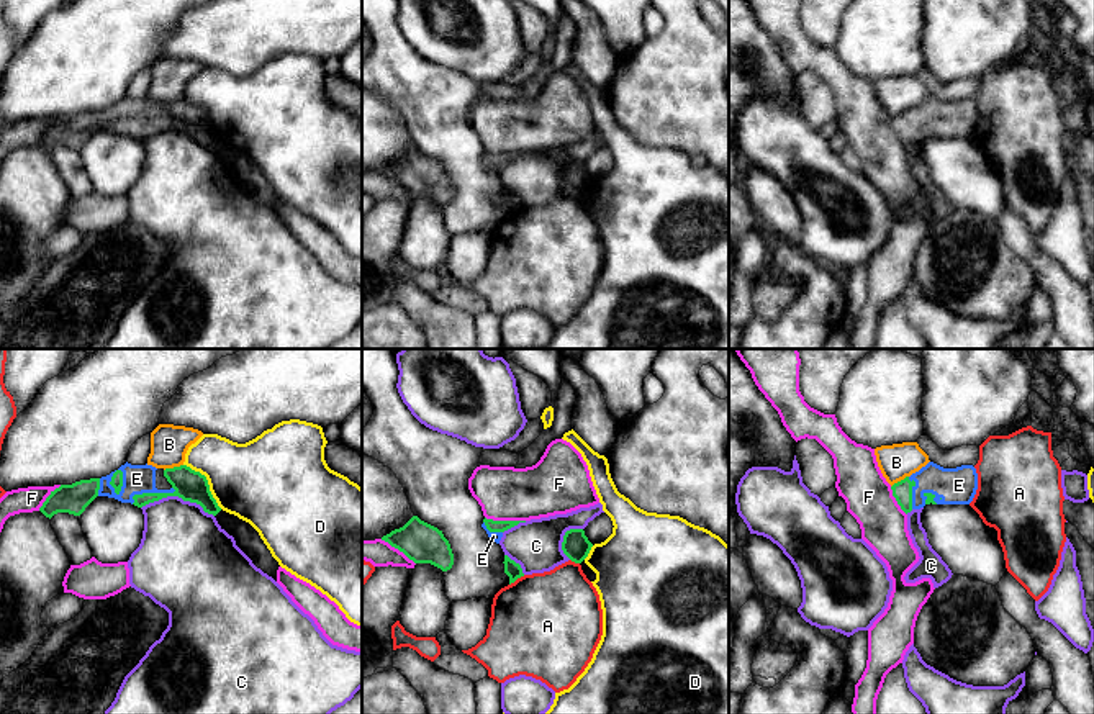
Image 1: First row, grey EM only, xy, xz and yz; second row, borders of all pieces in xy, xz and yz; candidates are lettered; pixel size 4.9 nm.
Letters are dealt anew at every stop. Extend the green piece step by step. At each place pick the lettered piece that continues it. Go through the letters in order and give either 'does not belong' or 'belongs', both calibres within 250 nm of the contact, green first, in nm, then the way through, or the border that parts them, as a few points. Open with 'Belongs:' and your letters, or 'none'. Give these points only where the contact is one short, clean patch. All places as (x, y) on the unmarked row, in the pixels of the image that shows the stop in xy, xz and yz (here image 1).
Belongs: E
A: does not belong | 80/480 nm
B: does not belong | 150/190 nm
C: does not belong | 150/400 nm
D: does not belong | 150/400 nm
E: belongs | 60/140 nm
F: does not belong | 60/280 nm

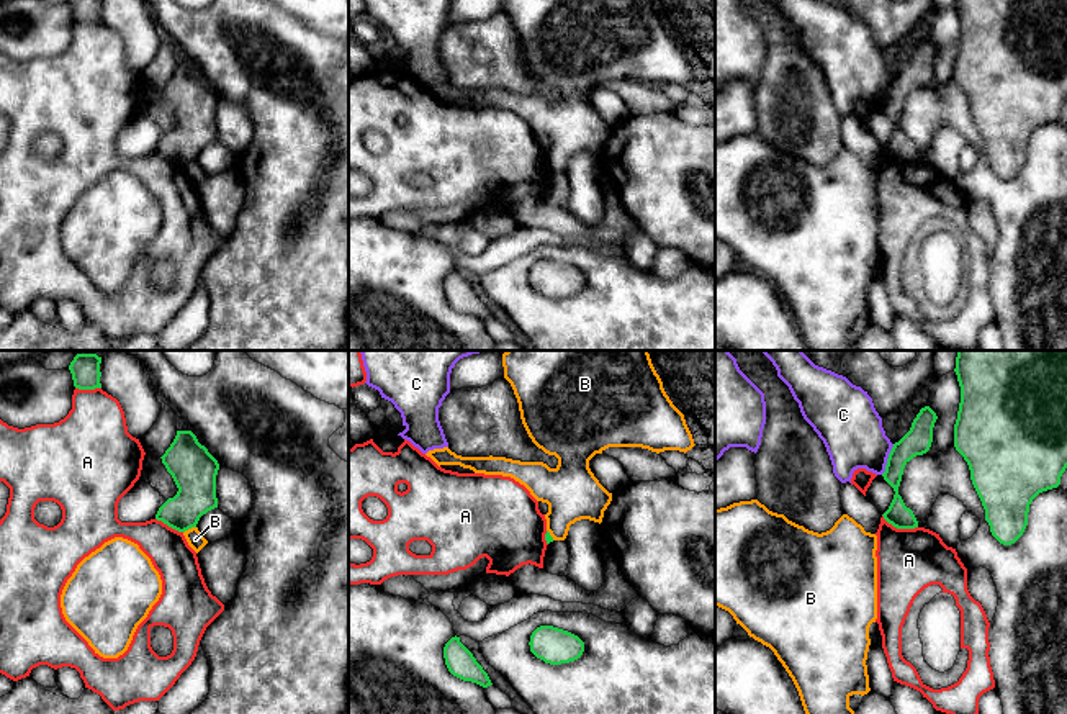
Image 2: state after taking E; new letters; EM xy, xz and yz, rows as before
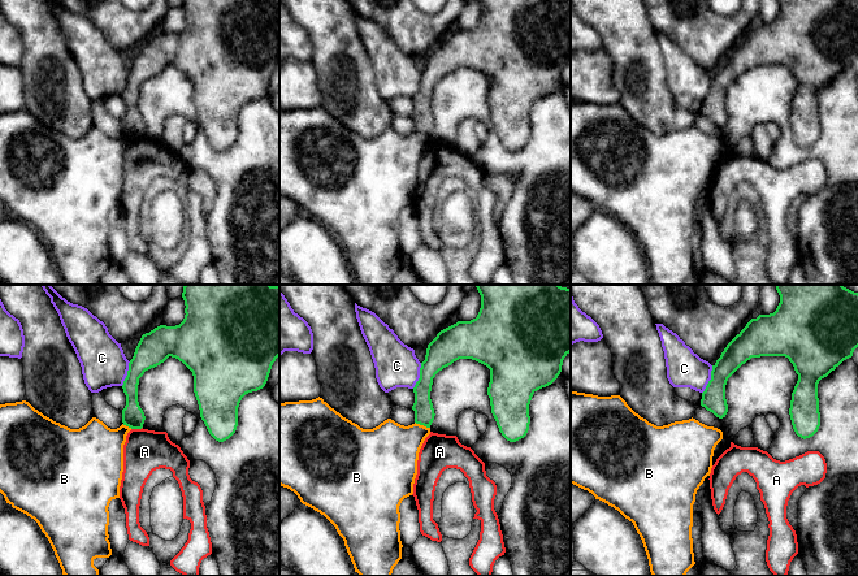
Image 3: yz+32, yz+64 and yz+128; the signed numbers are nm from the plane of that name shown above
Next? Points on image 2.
Belongs: none
A: does not belong | 120/320 nm
B: does not belong | 200/90 nm | along xy (195, 159), (184, 166)
C: does not belong | 140/300 nm | along yz (894, 77), (886, 102), (881, 107)

